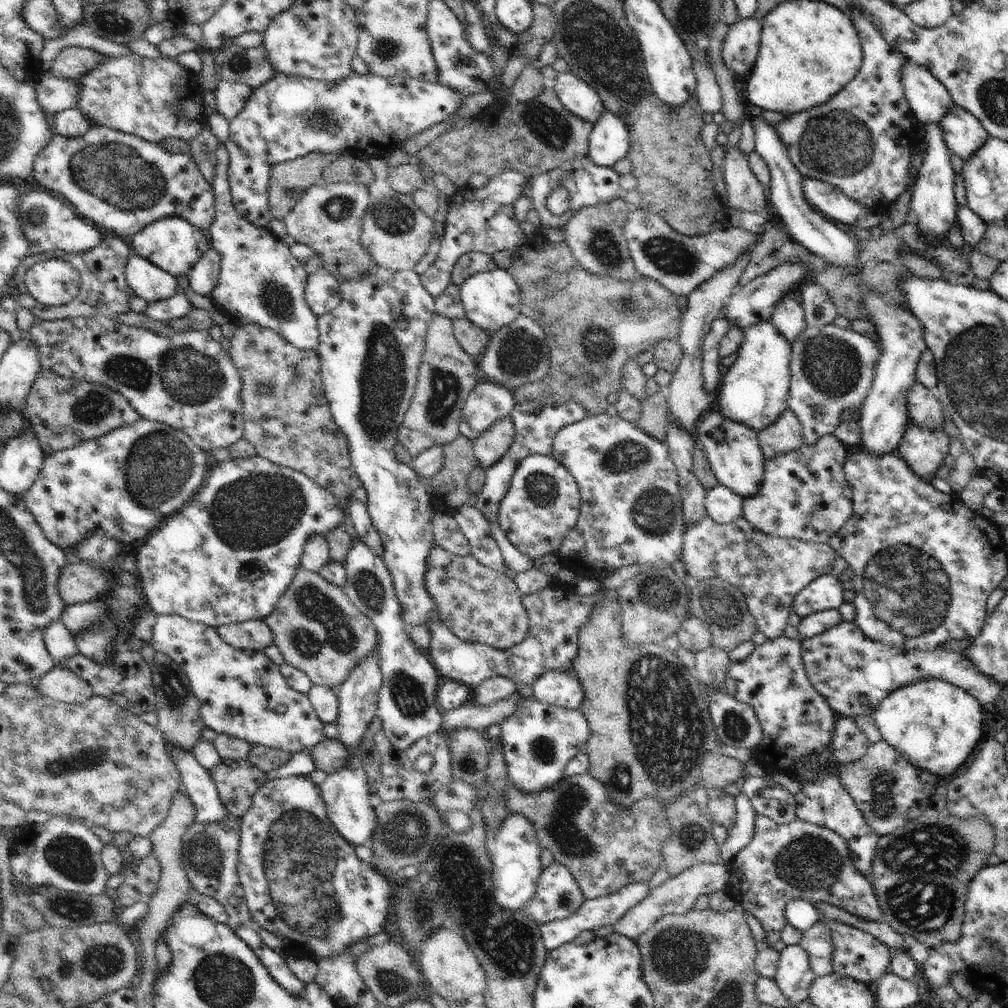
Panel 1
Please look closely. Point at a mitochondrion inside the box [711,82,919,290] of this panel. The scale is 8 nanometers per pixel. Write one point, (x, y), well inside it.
(838, 143)

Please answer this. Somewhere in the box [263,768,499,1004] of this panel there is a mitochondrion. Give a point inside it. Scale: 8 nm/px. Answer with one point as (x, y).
(404, 832)

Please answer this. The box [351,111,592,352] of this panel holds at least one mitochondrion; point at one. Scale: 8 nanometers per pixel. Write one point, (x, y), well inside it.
(393, 216)

